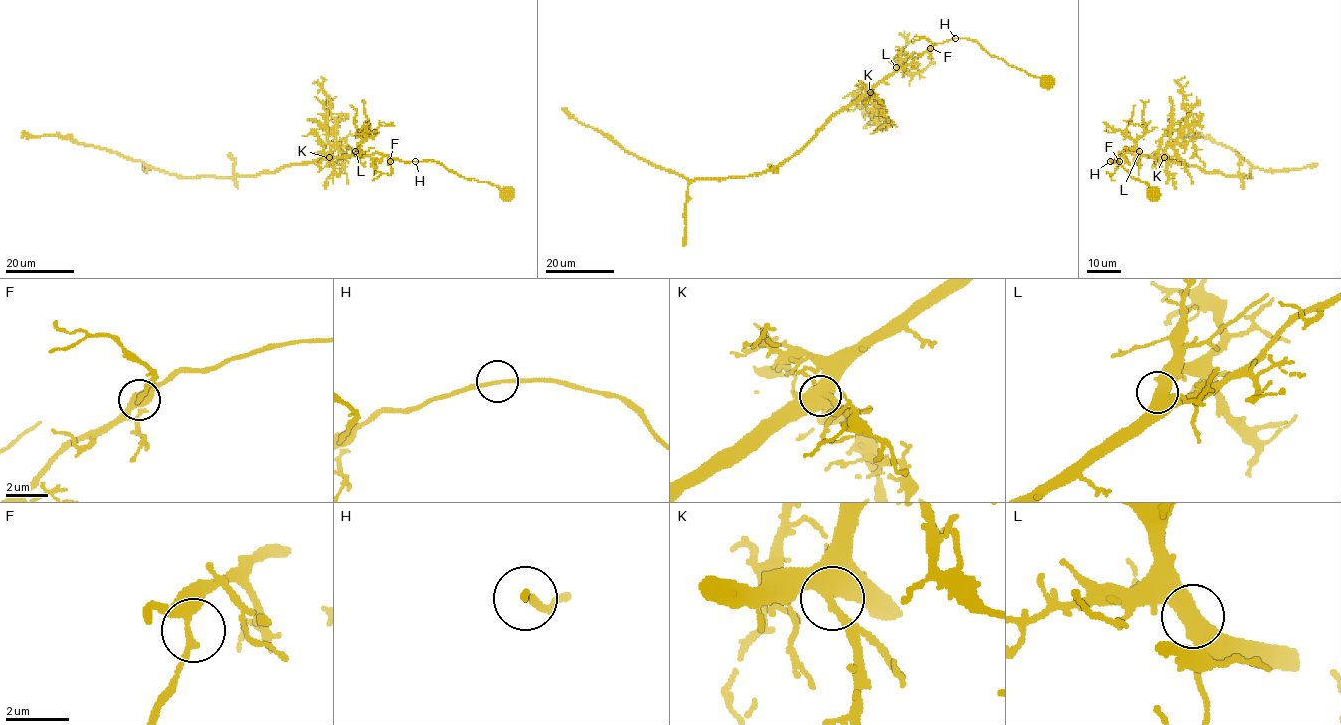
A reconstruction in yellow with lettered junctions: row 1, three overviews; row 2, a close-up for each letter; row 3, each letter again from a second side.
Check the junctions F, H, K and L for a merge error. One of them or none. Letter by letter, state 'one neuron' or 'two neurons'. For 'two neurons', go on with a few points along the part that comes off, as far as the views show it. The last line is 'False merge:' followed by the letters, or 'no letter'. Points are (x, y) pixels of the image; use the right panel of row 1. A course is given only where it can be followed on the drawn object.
F: one neuron
H: one neuron
K: one neuron
L: one neuron
False merge: no letter

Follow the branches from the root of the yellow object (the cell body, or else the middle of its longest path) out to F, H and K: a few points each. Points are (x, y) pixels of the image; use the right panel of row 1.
F: (1152, 195), (1146, 182), (1134, 179), (1119, 164), (1110, 161), (1116, 158), (1119, 161)
H: (1152, 195), (1146, 182), (1134, 179), (1119, 164), (1110, 161)
K: (1152, 195), (1146, 182), (1134, 179), (1119, 164), (1110, 161), (1126, 153), (1164, 157)

